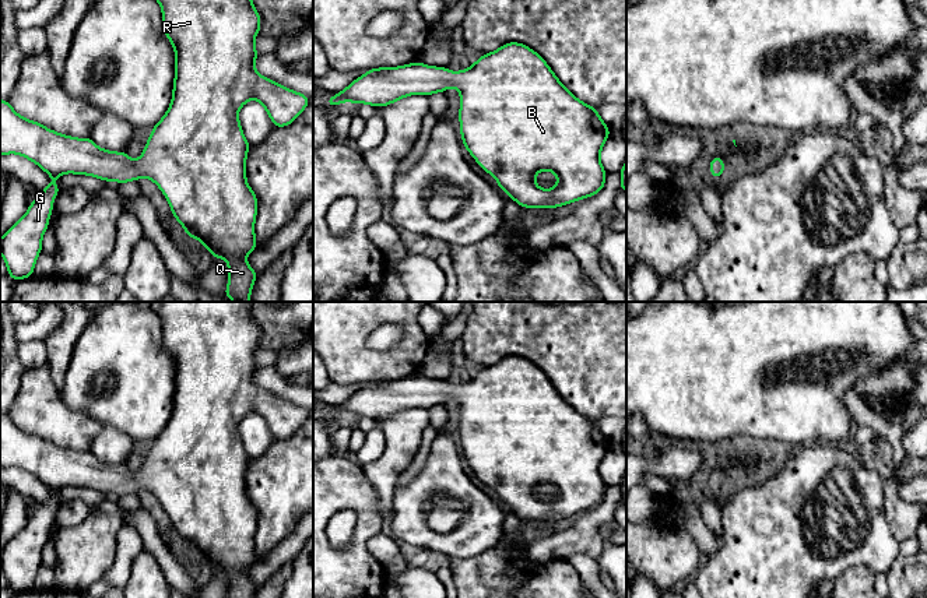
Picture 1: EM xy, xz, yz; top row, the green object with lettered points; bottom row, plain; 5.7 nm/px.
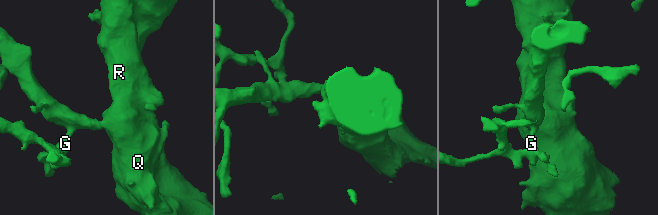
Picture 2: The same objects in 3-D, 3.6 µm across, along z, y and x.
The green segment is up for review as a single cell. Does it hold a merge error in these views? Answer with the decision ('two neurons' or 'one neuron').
one neuron

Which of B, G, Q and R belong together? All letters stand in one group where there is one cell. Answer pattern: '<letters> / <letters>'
B G Q R

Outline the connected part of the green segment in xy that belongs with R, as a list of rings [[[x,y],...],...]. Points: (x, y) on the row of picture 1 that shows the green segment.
[[[252,0],[157,1],[162,8],[164,34],[175,49],[175,81],[171,106],[152,127],[137,161],[124,151],[102,150],[89,137],[56,133],[20,116],[7,101],[0,99],[0,155],[18,154],[53,179],[29,204],[27,214],[3,235],[0,253],[14,281],[32,277],[53,211],[52,200],[60,191],[55,182],[59,176],[88,175],[120,184],[143,176],[161,189],[186,236],[200,240],[213,253],[213,261],[217,257],[227,260],[229,278],[224,296],[233,302],[250,302],[259,274],[246,263],[246,256],[259,247],[254,236],[257,197],[246,182],[250,144],[243,136],[238,112],[247,101],[257,99],[277,129],[281,129],[306,109],[309,96],[254,70],[254,60],[260,54],[254,48],[254,36],[260,34],[261,17]]]

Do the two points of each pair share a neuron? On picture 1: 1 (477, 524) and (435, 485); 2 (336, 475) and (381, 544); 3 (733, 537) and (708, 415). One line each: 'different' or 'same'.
1: same
2: different
3: different

